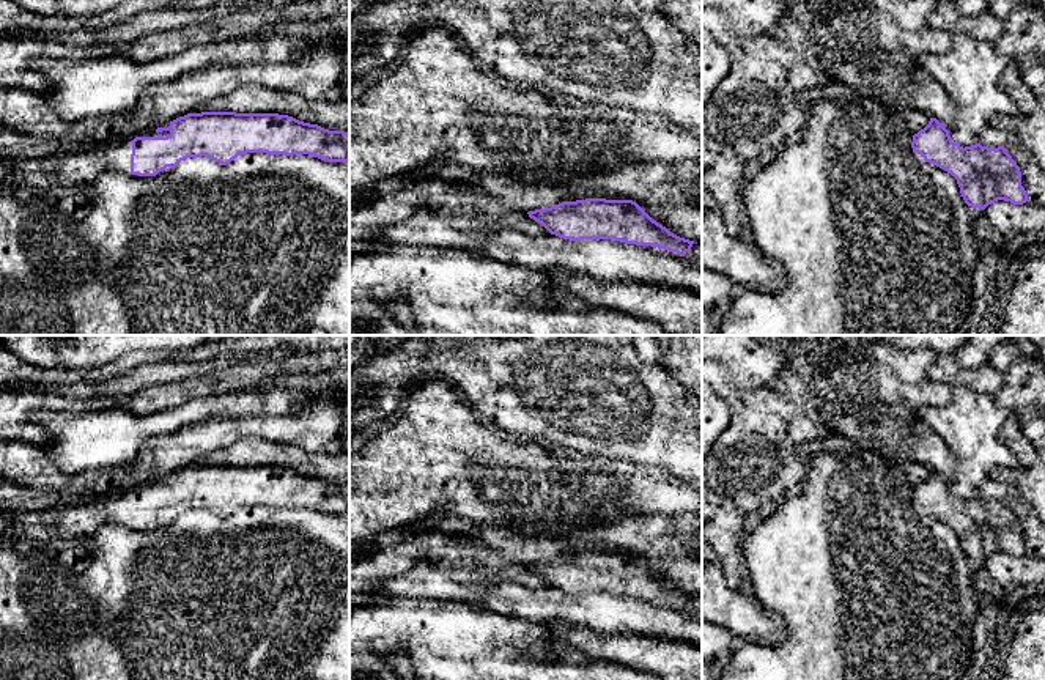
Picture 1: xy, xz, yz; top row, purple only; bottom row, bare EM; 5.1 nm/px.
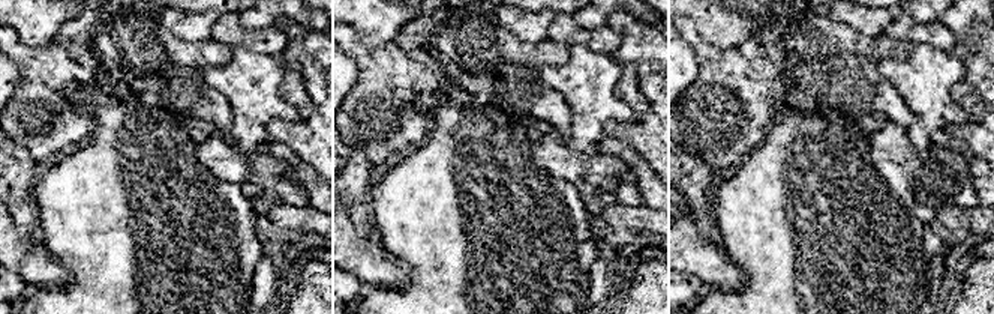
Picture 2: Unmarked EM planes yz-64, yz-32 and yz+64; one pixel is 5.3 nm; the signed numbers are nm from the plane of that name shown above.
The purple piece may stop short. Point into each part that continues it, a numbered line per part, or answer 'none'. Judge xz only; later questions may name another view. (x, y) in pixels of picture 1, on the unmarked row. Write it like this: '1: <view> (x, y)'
none

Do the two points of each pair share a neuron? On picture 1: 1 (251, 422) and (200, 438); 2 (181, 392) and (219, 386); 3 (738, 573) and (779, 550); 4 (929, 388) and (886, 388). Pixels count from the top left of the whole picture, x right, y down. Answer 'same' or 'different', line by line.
1: same
2: same
3: different
4: same

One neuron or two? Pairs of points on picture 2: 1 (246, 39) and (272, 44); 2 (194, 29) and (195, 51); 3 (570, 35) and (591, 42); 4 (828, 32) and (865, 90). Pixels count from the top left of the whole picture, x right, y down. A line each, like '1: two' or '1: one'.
1: one
2: two
3: one
4: two

